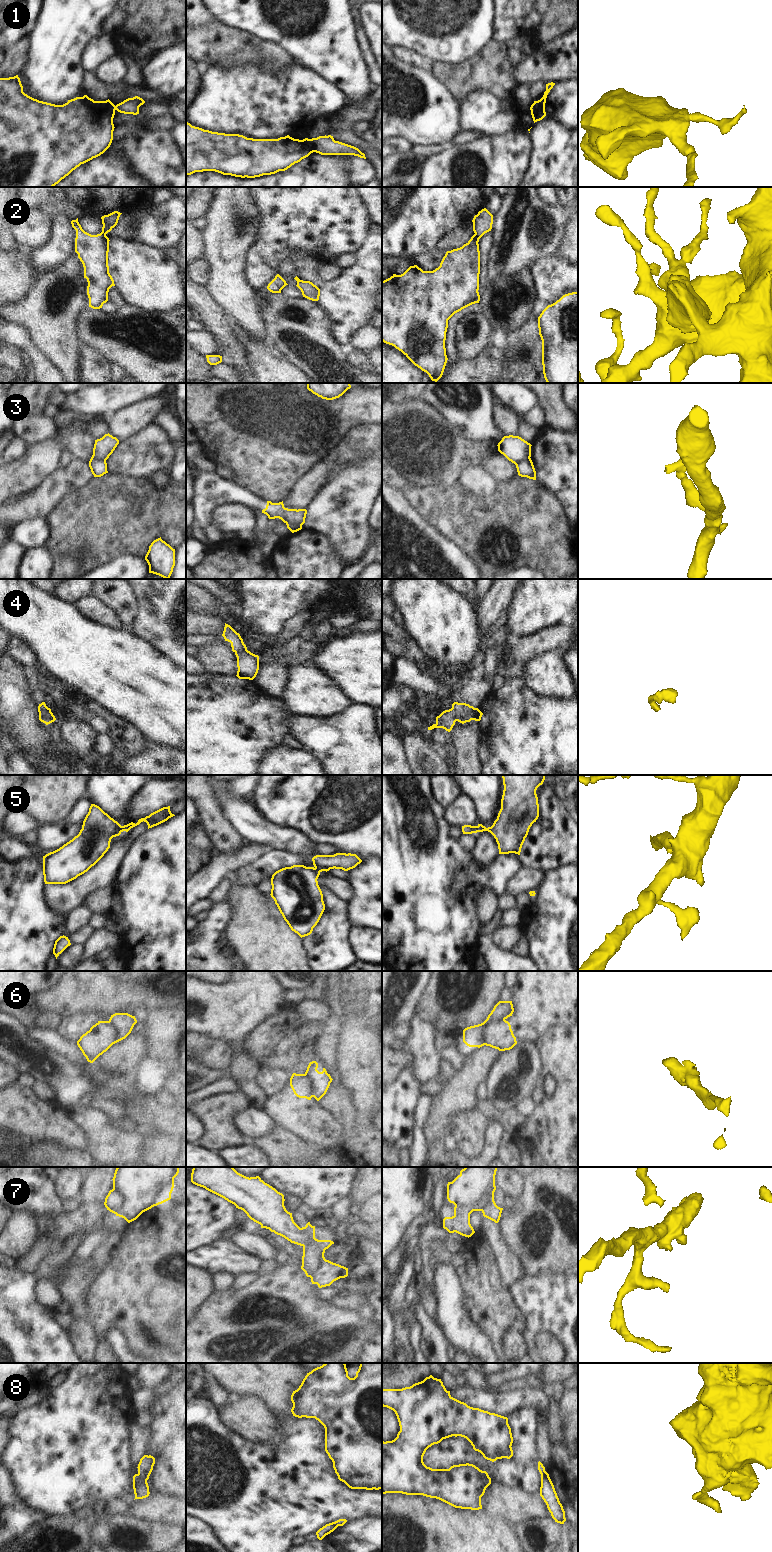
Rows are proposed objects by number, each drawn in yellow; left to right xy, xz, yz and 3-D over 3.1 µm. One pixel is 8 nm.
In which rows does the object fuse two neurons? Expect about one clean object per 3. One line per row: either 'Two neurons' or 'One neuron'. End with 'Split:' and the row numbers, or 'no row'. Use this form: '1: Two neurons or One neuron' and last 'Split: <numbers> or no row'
1: Two neurons
2: Two neurons
3: Two neurons
4: One neuron
5: Two neurons
6: Two neurons
7: Two neurons
8: Two neurons
Split: 1, 2, 3, 5, 6, 7, 8.

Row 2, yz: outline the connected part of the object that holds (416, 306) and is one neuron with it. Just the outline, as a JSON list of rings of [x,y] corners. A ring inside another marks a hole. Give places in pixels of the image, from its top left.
[[[474,234],[462,247],[447,251],[440,266],[433,271],[423,271],[410,266],[403,274],[393,274],[382,281],[382,341],[401,351],[415,366],[437,382],[443,375],[447,355],[445,348],[448,320],[462,309],[479,303],[480,251],[479,238]]]

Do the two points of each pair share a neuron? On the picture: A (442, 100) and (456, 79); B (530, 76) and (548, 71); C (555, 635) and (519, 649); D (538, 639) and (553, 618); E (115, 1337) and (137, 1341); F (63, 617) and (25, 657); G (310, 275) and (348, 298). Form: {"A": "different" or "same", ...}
{"A": "different", "B": "same", "C": "same", "D": "different", "E": "different", "F": "different", "G": "different"}

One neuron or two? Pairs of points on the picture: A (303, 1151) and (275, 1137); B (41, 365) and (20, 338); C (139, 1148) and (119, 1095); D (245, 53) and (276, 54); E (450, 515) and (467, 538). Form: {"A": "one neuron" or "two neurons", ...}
{"A": "one neuron", "B": "one neuron", "C": "two neurons", "D": "one neuron", "E": "one neuron"}

